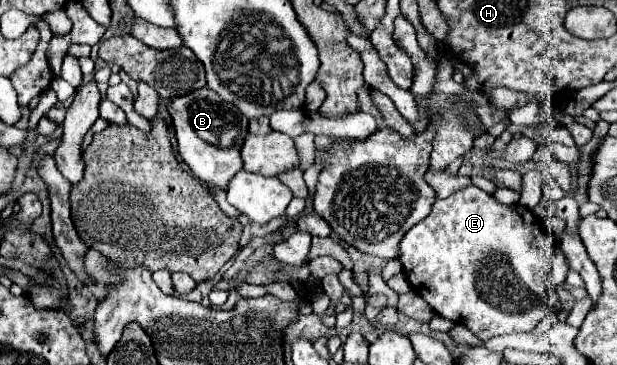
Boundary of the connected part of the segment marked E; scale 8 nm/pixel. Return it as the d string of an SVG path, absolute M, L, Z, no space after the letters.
M470 185L448 199L438 199L432 213L402 237L396 259L412 289L434 309L434 313L466 325L478 339L488 341L496 335L532 331L546 315L558 311L560 303L548 295L544 305L546 287L540 287L550 277L552 255L552 235L548 231L544 233L544 225L530 209L522 205L500 205L492 195Z

